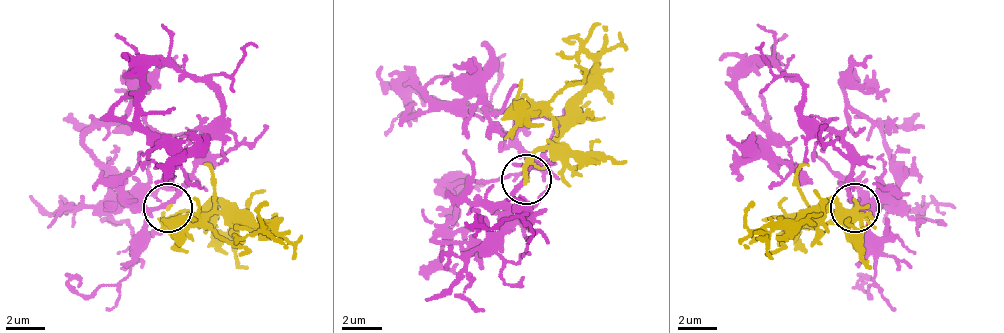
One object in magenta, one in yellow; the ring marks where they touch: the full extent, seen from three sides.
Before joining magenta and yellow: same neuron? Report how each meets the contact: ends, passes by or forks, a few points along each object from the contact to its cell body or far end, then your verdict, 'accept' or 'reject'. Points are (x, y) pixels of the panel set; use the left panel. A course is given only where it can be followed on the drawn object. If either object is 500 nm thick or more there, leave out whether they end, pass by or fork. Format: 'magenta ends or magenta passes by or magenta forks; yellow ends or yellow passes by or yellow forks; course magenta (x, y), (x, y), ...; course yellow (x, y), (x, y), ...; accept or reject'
magenta passes by; yellow ends; course magenta (165, 209), (184, 189), (193, 155), (220, 97), (205, 83), (150, 63), (136, 112), (203, 189); course yellow (167, 209), (162, 218), (179, 218), (225, 204), (266, 223), (269, 233), (283, 243), (284, 247); accept

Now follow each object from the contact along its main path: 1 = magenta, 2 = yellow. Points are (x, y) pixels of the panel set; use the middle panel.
1: (525, 183), (508, 107), (416, 92), (410, 77), (435, 102), (474, 97), (500, 112), (517, 82)
2: (525, 178), (534, 157), (560, 137), (560, 117), (591, 67), (586, 37), (599, 22), (605, 32)

